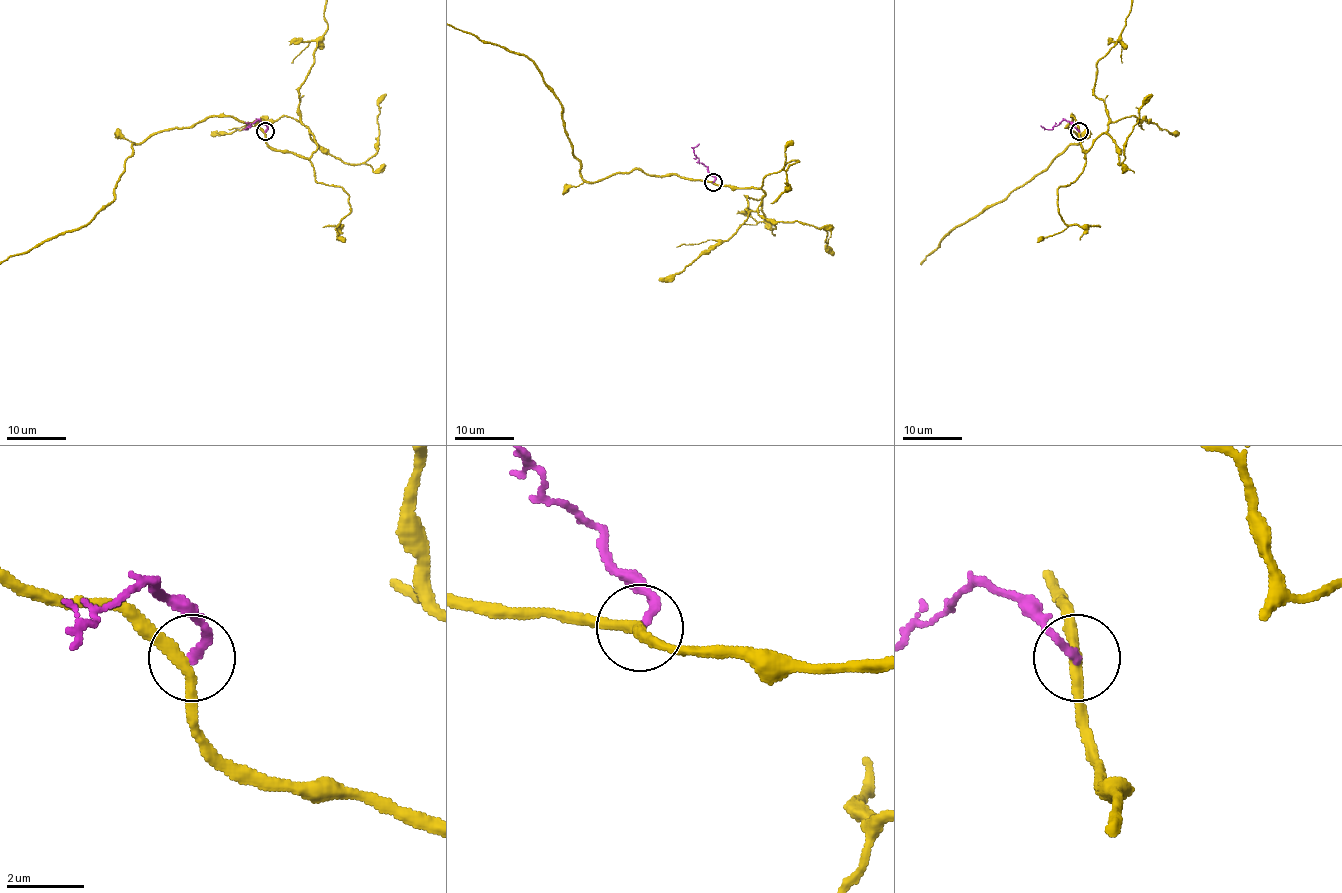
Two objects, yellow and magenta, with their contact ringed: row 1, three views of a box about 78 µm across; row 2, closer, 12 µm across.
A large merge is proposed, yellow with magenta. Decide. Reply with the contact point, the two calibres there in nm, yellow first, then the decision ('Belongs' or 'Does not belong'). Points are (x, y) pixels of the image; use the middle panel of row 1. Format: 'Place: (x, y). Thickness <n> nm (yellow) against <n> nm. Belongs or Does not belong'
Place: (713, 182). Thickness 280 nm (yellow) against 220 nm. Does not belong

